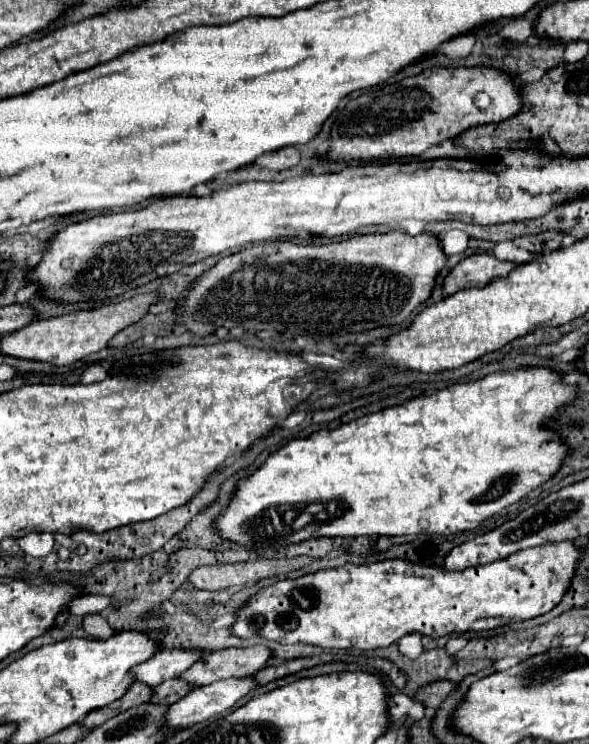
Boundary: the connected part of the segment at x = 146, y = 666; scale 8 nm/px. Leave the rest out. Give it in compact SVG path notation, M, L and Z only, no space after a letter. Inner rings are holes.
M159 650L147 662L131 668L131 674L135 682L157 686L159 682L165 682L169 678L179 678L179 674L191 668L191 664L201 656L203 654L189 650Z

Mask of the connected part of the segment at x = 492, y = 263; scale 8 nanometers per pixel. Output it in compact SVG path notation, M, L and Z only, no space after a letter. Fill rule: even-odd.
M473 254L449 270L449 274L443 280L443 292L455 294L457 290L463 288L485 286L493 278L509 274L513 266L515 266L513 262L503 262L489 254Z

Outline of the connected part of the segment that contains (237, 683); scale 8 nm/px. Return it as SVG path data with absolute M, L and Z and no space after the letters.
M231 678L199 686L167 708L167 712L163 714L163 726L187 728L211 716L217 716L233 708L235 702L251 692L255 686L257 682L253 678Z

